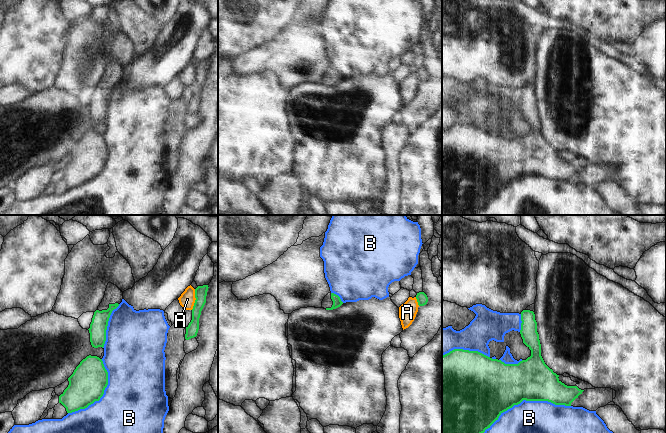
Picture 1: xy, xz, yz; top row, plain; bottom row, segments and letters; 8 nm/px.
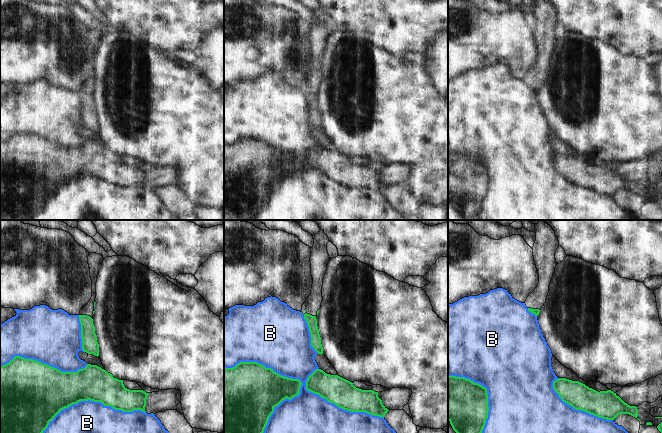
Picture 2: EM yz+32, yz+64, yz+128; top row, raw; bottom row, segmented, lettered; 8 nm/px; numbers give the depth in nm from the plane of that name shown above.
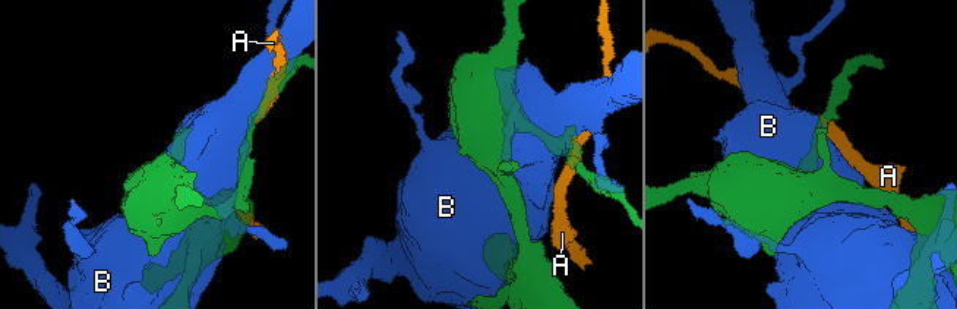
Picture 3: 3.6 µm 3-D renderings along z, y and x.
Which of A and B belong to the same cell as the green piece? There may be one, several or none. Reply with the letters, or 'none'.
none

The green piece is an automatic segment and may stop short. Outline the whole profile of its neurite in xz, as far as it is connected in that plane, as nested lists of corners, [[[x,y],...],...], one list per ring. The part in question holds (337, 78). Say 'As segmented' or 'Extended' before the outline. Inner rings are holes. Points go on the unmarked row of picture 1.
Extended. [[[328,69],[323,77],[322,77],[322,84],[326,86],[333,86],[340,83],[343,80],[340,73],[334,69]]]

